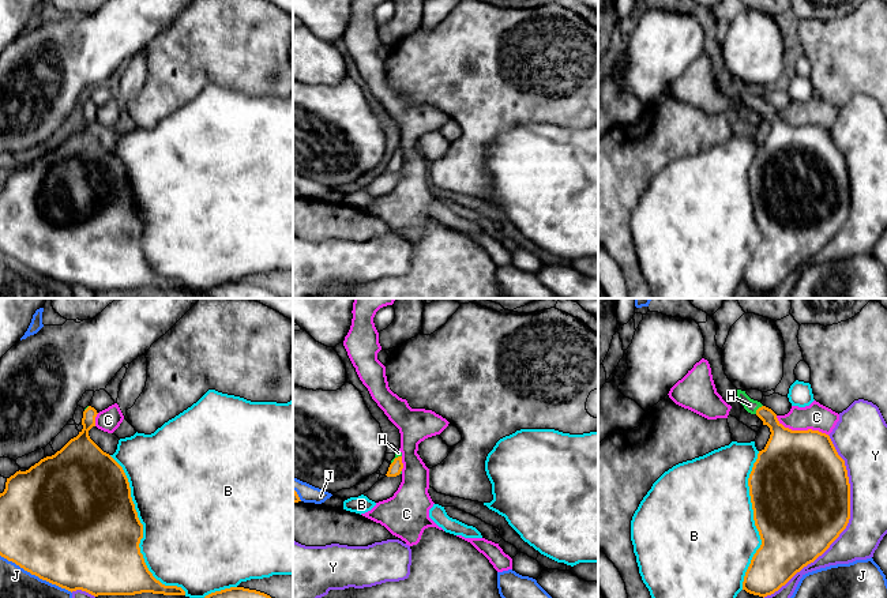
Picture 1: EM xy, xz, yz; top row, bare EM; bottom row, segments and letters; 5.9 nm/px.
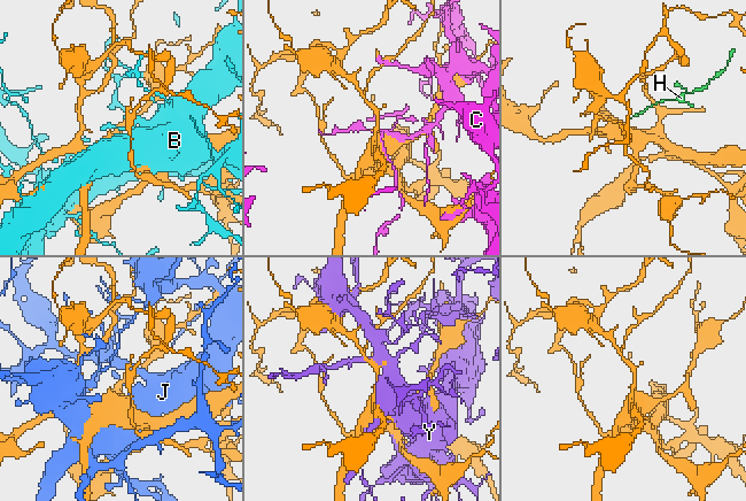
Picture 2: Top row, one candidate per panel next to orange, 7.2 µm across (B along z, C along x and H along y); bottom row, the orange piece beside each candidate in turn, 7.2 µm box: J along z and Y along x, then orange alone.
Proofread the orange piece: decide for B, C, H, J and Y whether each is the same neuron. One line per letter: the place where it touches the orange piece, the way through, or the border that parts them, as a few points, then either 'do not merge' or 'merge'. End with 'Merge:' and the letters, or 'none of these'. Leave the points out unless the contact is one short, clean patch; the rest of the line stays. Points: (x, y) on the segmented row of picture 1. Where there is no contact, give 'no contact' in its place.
B: meets orange in xy at (142, 533); do not merge
C: meets orange in yz at (801, 431); do not merge
H: meets orange in yz at (758, 409); runs through yz (784, 442), (775, 427), (758, 409), (750, 405); merge
J: meets orange in xy at (36, 575); do not merge
Y: meets orange in yz at (848, 522); do not merge
Merge: H

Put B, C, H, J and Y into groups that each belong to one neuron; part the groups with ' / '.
B / C / H / J / Y

